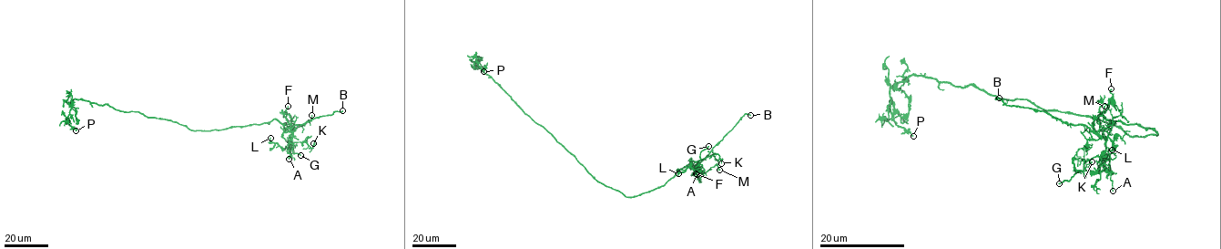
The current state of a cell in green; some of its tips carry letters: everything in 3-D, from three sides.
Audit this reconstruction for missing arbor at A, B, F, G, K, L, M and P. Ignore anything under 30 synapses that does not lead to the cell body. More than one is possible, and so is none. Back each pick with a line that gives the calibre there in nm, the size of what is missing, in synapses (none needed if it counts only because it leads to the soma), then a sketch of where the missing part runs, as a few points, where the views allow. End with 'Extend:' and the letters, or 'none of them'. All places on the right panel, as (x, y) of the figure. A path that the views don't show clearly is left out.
B: Thickness 260 nm. Course of what is missing: (999, 98), (1012, 98), (1025, 115), (1052, 108), (1065, 119), (1064, 129), (1065, 125), (1067, 129)
Extend: B

